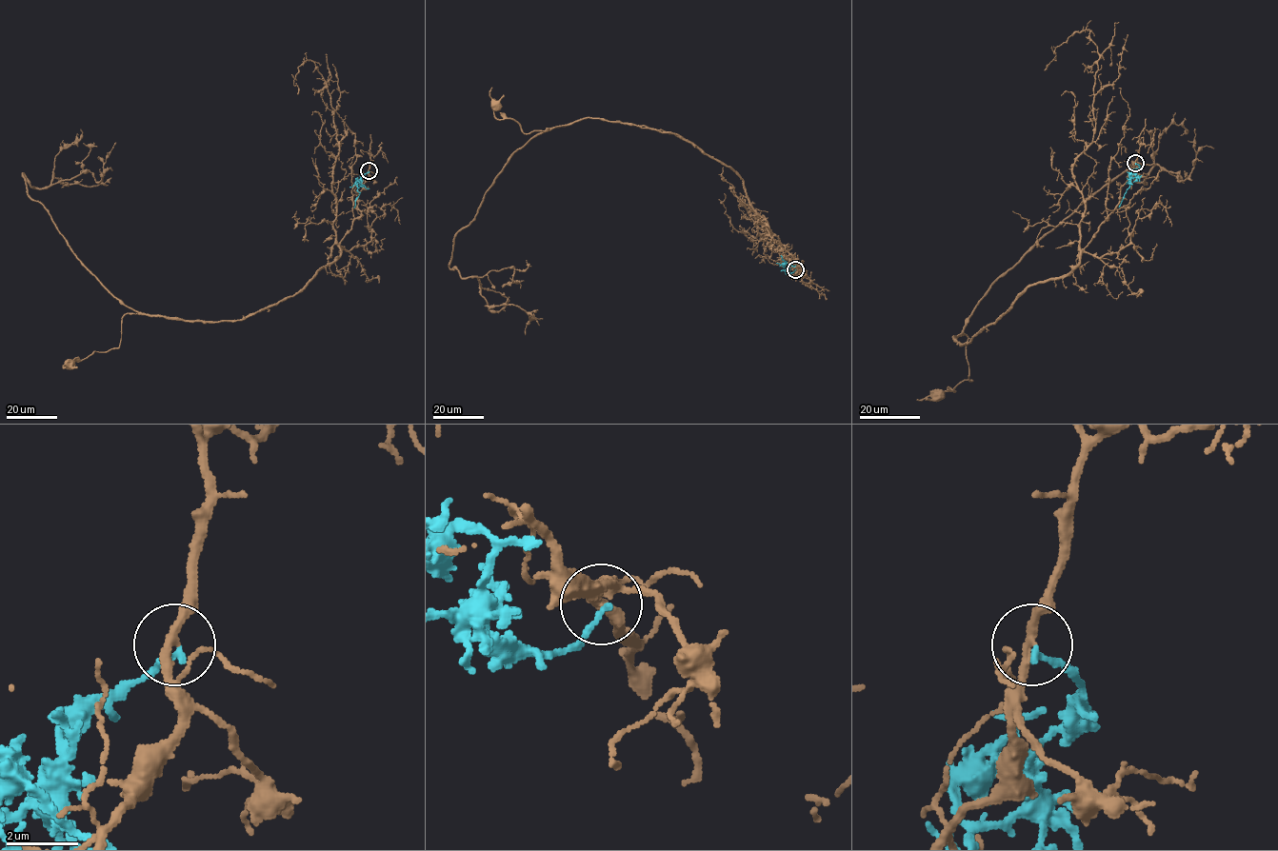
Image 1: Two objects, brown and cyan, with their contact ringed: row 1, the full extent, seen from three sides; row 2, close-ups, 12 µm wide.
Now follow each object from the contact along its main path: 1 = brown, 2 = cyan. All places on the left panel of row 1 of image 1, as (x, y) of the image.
1: (369, 171), (361, 214), (340, 243), (340, 254), (292, 296), (235, 321), (126, 313), (118, 348), (69, 366)
2: (369, 171), (360, 177), (361, 183), (355, 182), (359, 194), (354, 207)

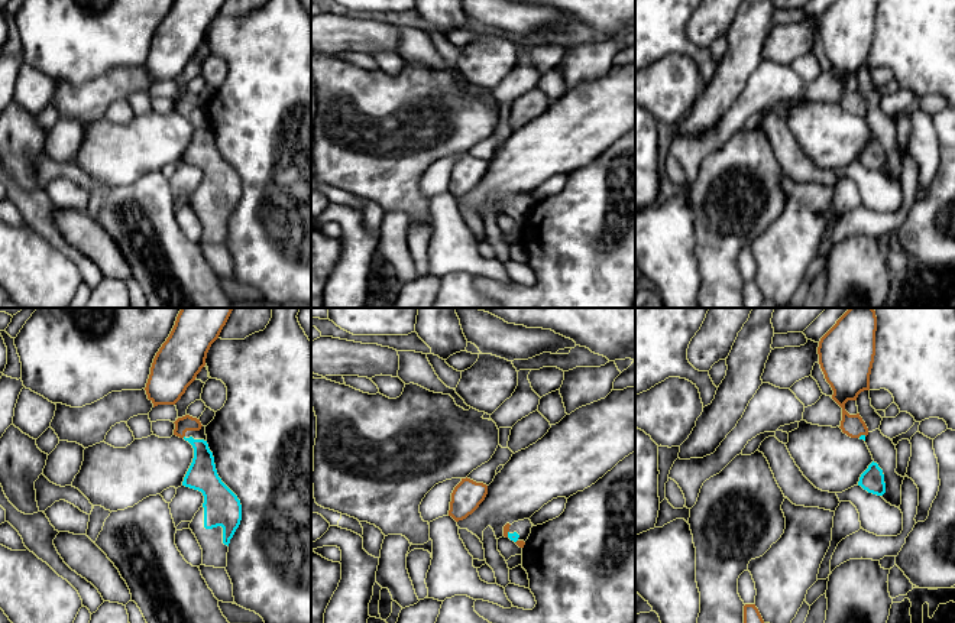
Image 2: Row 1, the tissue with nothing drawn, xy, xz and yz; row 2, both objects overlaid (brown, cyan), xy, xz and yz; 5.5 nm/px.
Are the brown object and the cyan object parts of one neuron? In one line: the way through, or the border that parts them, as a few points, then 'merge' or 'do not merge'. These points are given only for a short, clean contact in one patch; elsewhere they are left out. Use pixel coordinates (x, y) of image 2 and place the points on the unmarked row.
border along yz (866, 112), (858, 113); do not merge

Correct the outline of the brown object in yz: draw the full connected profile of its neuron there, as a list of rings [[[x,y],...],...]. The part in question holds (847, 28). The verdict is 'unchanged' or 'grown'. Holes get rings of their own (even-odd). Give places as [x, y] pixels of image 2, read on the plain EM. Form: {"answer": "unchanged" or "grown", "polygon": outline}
{"answer": "unchanged", "polygon": [[[835,0],[819,17],[819,40],[831,61],[832,75],[842,84],[841,106],[851,114],[868,111],[860,90],[845,87],[848,77],[870,66],[870,51],[875,32],[877,0]]]}

